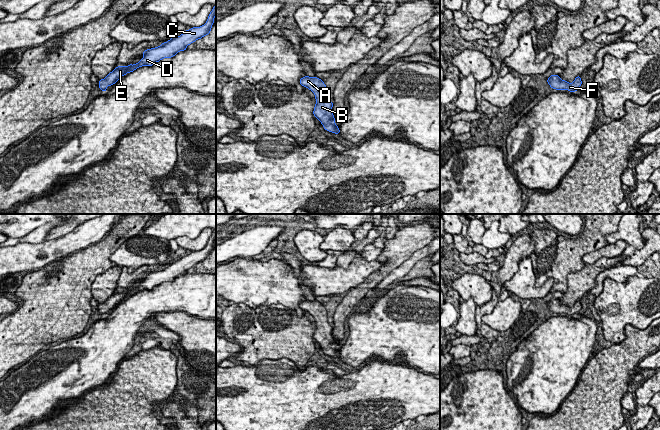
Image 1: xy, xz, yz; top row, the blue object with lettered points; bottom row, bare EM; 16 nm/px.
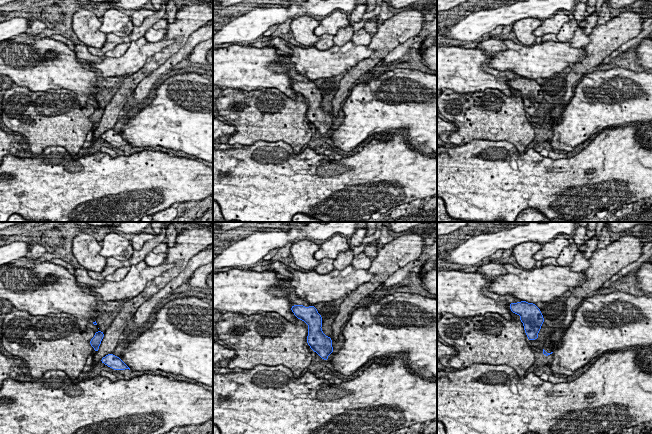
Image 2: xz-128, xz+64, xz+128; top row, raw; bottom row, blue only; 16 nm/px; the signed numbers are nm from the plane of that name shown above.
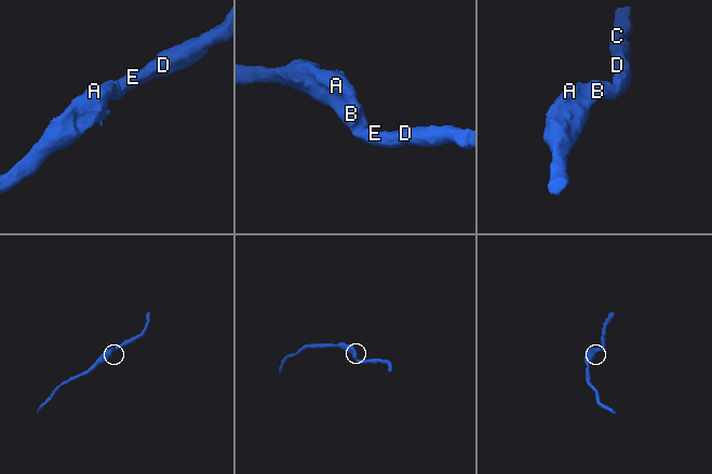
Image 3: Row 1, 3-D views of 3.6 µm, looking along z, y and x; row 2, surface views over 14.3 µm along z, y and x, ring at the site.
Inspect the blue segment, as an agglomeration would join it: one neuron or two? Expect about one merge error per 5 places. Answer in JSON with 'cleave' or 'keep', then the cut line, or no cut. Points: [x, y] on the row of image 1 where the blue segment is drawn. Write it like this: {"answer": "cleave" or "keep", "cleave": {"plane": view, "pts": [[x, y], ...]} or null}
{"answer": "keep", "cleave": null}

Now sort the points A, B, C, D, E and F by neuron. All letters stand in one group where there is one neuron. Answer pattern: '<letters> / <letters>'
A B C D E F

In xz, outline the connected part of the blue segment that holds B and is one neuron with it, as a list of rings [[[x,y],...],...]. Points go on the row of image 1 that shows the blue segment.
[[[305,76],[300,79],[299,83],[311,90],[316,99],[313,115],[321,122],[324,129],[339,134],[339,127],[335,124],[336,119],[334,118],[331,102],[327,97],[327,87],[324,82],[318,77]]]

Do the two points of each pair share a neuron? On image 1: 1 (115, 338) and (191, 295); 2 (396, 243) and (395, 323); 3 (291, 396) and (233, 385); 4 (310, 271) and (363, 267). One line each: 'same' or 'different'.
1: same
2: different
3: same
4: same

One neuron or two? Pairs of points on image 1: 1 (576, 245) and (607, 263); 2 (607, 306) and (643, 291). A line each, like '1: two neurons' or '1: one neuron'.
1: two neurons
2: one neuron

